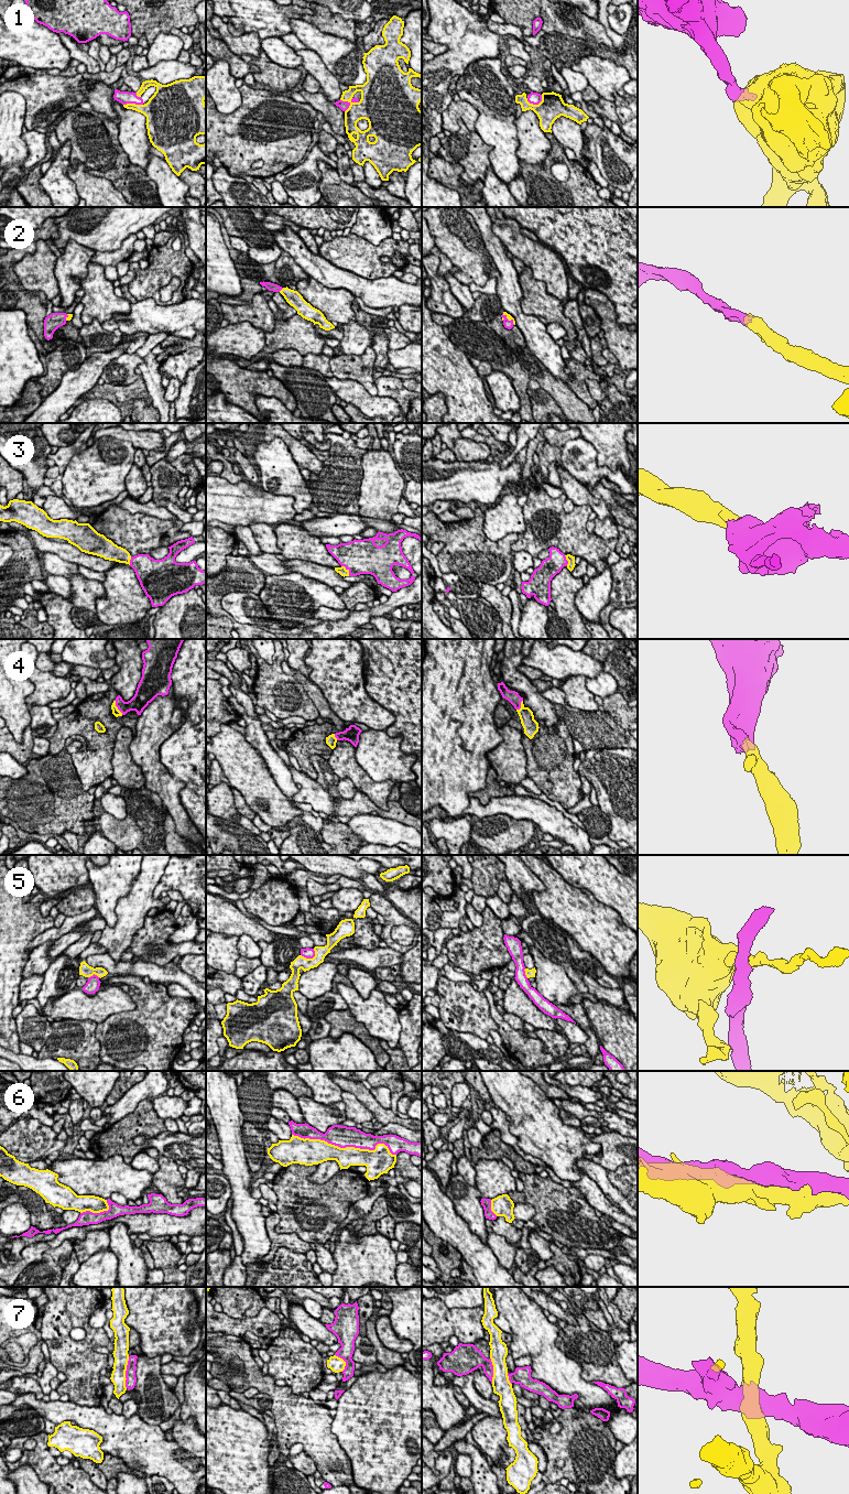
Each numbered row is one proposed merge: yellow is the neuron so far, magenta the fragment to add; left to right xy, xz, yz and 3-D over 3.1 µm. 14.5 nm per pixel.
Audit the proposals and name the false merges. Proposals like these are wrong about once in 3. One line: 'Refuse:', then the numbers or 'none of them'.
Refuse: 1, 5, 6, 7

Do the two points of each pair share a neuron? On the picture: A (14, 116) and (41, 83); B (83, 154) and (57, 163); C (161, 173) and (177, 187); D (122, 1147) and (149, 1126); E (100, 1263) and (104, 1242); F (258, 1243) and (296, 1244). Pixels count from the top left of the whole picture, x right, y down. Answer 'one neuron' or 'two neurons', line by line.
A: two neurons
B: two neurons
C: one neuron
D: one neuron
E: two neurons
F: two neurons

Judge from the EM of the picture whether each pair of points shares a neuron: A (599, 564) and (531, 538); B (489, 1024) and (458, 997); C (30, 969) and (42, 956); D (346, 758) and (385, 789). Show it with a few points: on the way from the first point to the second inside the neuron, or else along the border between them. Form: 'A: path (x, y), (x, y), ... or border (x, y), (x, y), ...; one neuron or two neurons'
A: path (583, 547), (577, 541), (548, 541); one neuron
B: path (481, 1020), (466, 1005); one neuron
C: path (33, 965), (39, 960); one neuron
D: path (351, 769), (371, 789), (374, 789); one neuron

